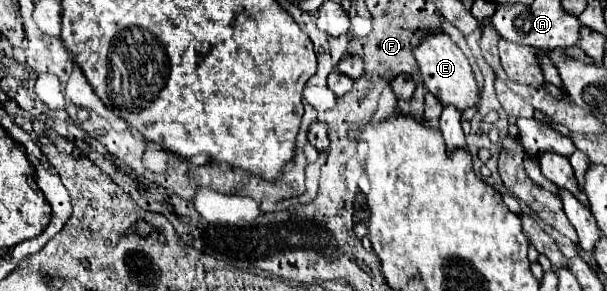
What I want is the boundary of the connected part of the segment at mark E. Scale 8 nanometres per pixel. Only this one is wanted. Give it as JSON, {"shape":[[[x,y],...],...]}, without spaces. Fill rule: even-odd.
{"shape":[[[426,32],[422,42],[416,46],[414,50],[416,62],[418,62],[418,70],[422,74],[424,80],[424,88],[432,94],[436,94],[436,98],[442,104],[454,104],[458,110],[466,110],[470,106],[478,104],[478,86],[474,80],[474,74],[470,70],[470,64],[464,56],[464,52],[452,42],[452,38],[444,32]]]}

